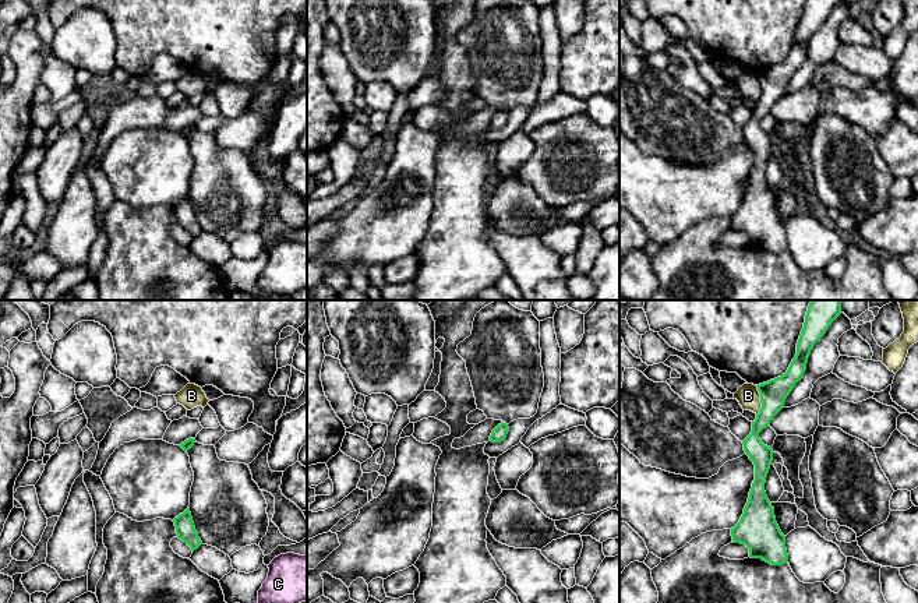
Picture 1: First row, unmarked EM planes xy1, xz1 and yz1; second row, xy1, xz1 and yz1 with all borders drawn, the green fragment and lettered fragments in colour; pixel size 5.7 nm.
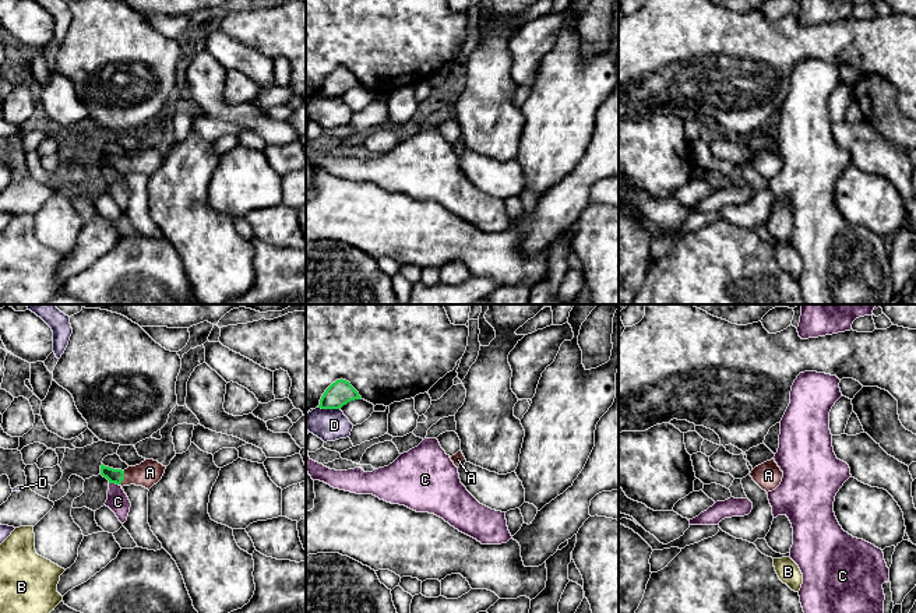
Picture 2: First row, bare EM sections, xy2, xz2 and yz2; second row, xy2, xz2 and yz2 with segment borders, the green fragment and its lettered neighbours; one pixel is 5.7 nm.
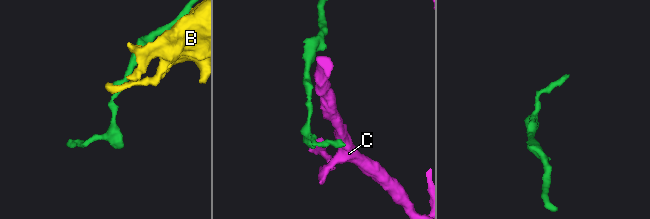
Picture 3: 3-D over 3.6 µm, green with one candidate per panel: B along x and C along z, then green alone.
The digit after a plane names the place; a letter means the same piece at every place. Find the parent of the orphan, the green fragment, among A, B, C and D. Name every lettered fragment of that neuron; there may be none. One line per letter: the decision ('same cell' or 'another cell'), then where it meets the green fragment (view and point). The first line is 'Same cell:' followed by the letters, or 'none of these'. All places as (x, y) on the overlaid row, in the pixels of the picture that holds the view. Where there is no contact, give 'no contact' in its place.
Same cell: A
A: same cell; meets green in xy2 at (123, 478)
B: another cell; meets green in yz1 at (761, 401)
C: another cell; meets green in xy2 at (113, 482)
D: another cell; meets green in xz2 at (328, 408)

